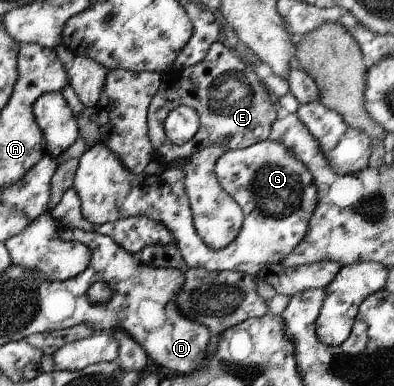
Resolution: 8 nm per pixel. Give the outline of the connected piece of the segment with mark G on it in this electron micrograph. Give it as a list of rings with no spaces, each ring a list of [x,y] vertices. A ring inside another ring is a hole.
[[[266,140],[245,149],[228,149],[215,164],[215,173],[220,186],[242,207],[245,216],[238,236],[219,251],[208,248],[195,229],[194,215],[190,211],[190,202],[183,188],[186,175],[181,167],[165,168],[161,175],[136,175],[122,164],[118,155],[100,141],[79,158],[72,188],[80,197],[81,211],[85,219],[96,225],[104,225],[126,217],[148,217],[162,223],[173,234],[174,243],[187,265],[195,269],[238,271],[256,276],[266,265],[275,265],[288,258],[295,246],[308,234],[310,218],[319,204],[318,187],[307,166],[282,143]]]

